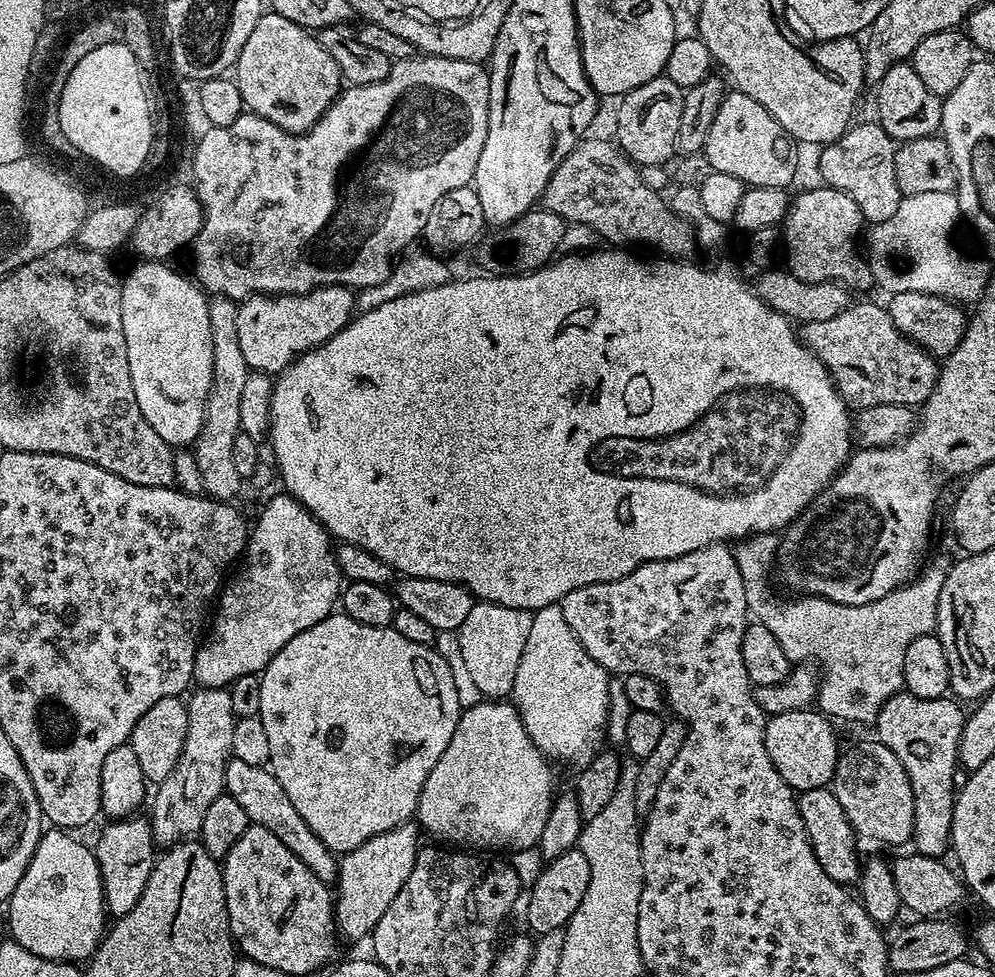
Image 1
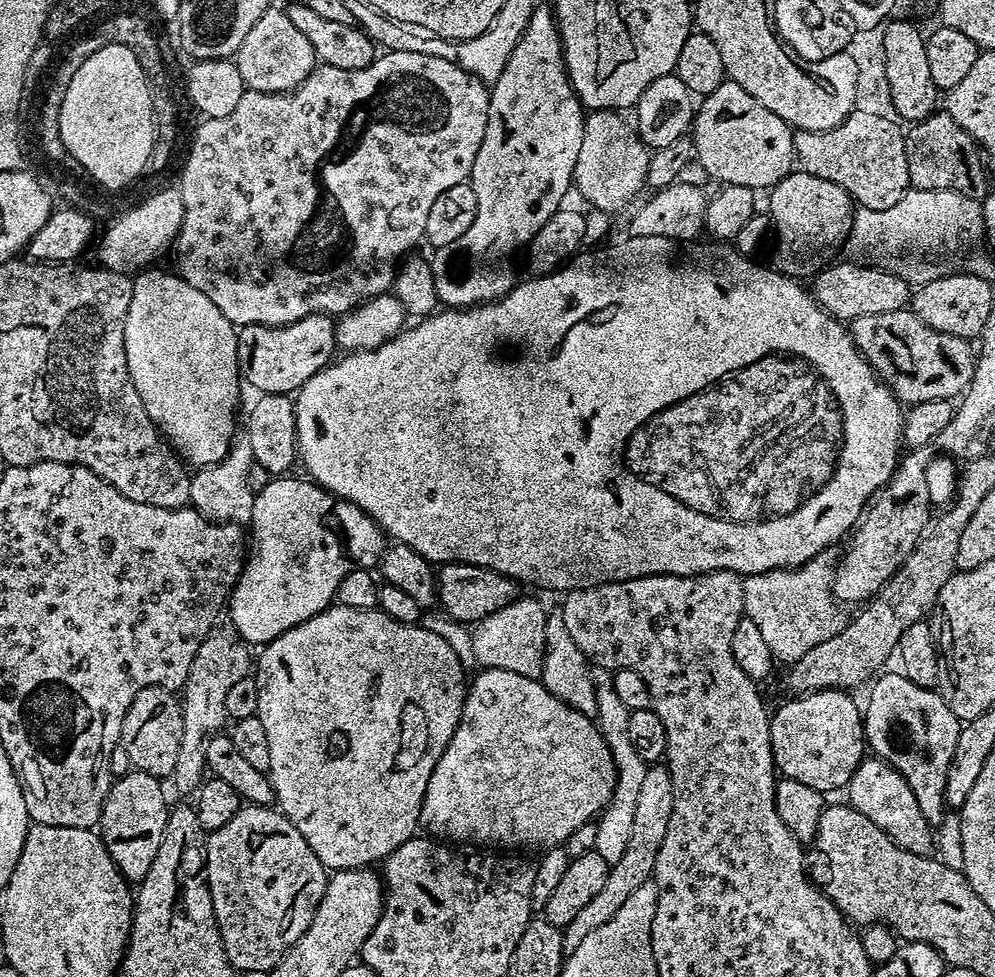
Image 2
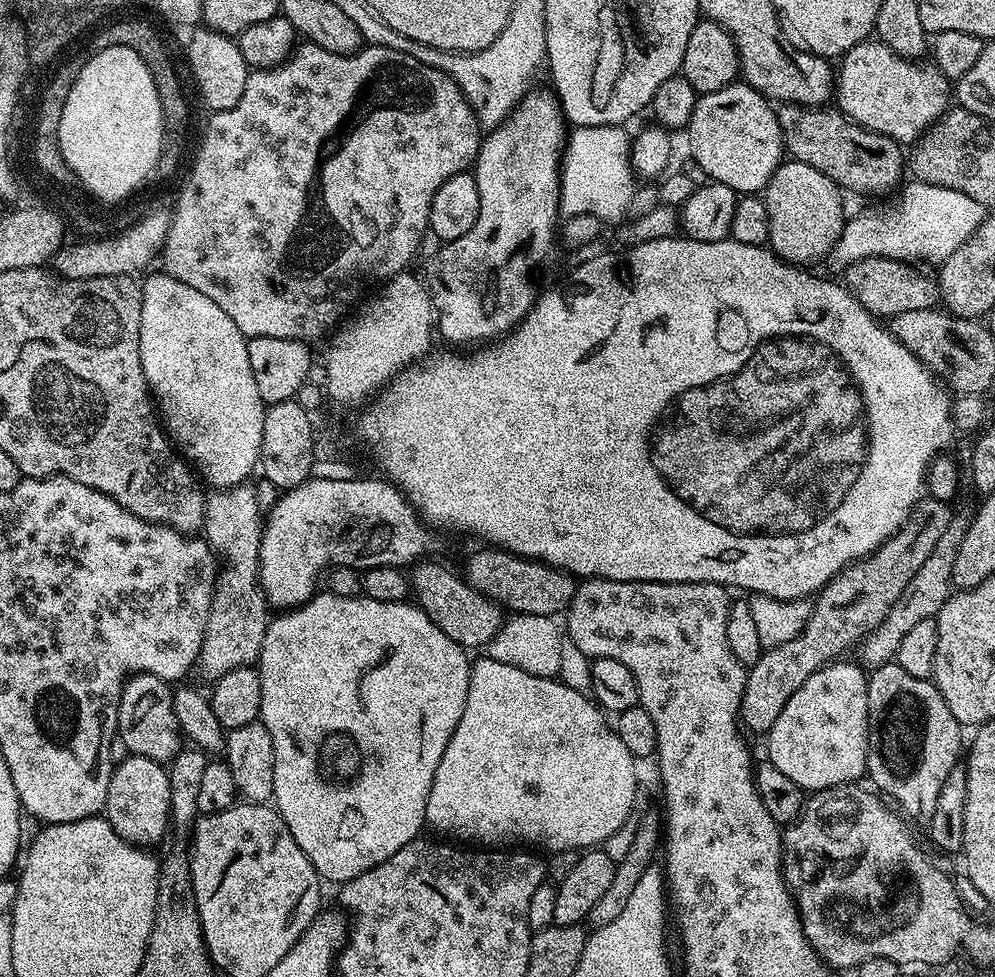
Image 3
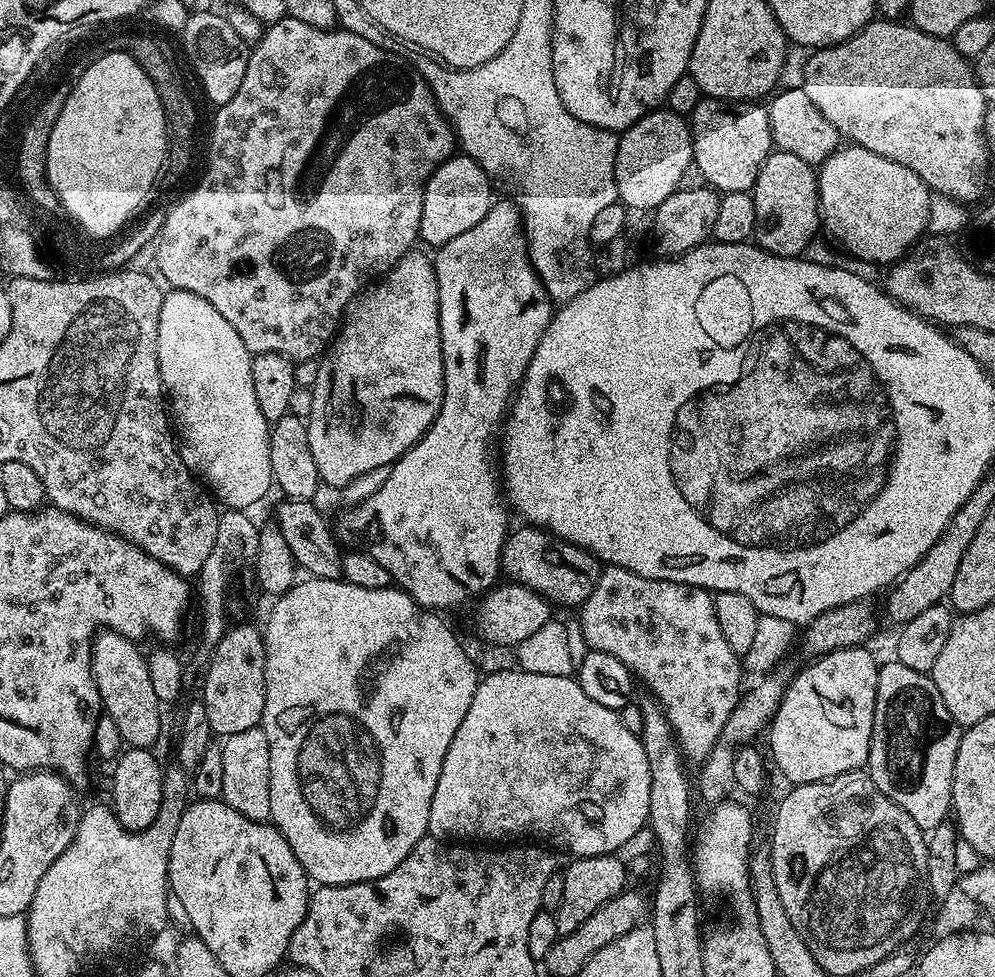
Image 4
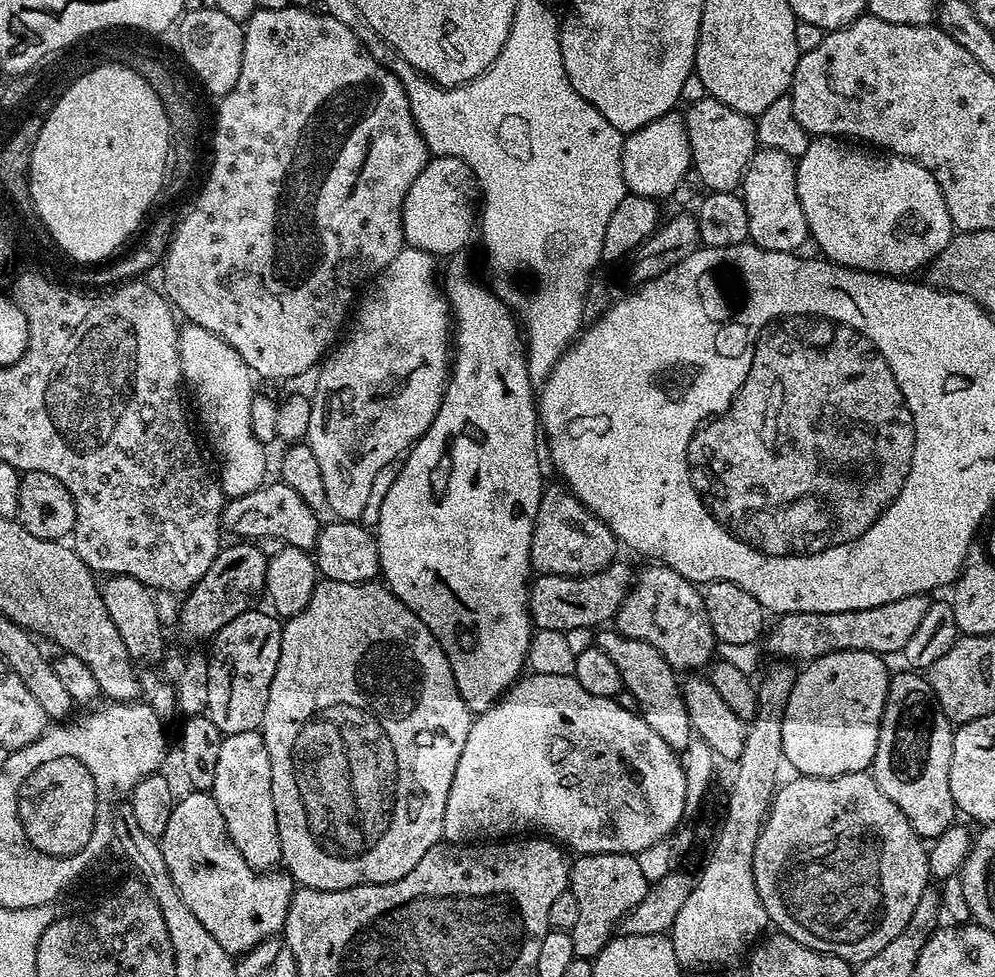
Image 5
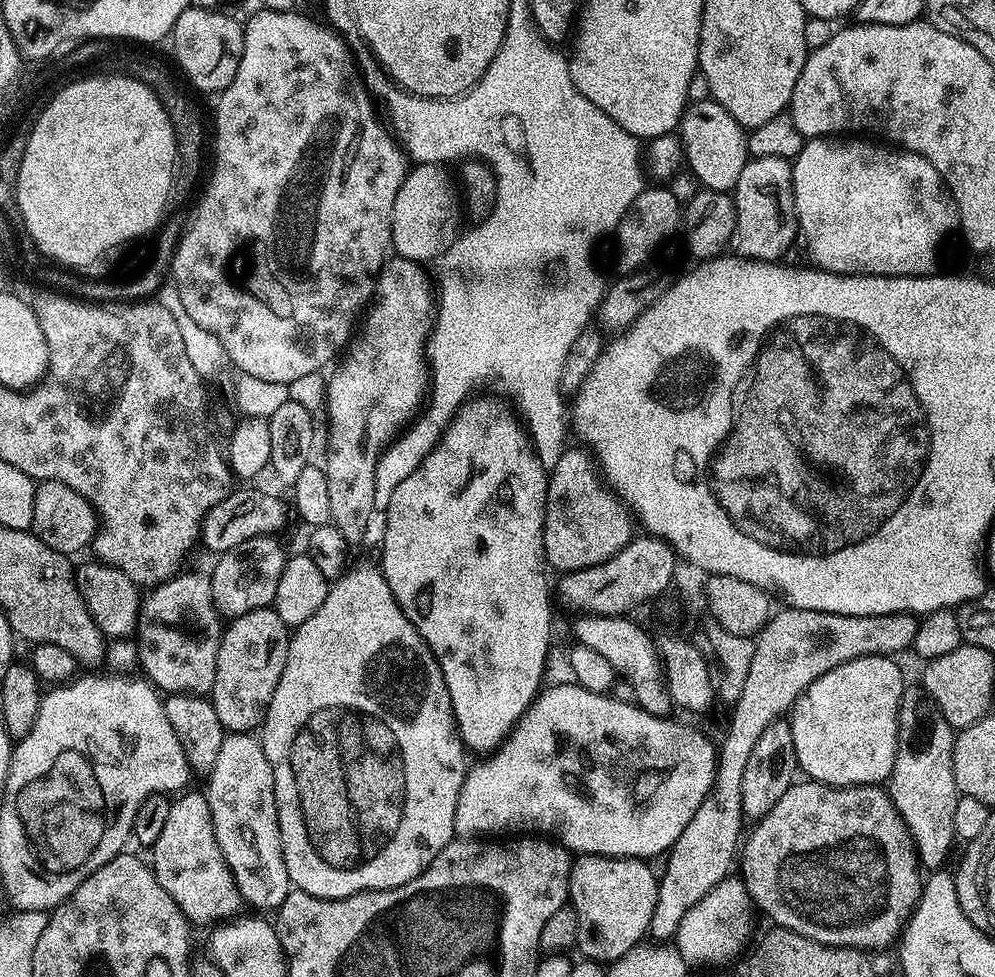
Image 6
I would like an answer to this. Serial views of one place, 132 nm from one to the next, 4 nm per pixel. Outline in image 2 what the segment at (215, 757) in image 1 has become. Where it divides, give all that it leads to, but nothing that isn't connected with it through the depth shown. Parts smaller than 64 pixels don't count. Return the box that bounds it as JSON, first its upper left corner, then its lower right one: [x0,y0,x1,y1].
[170,627,254,798]

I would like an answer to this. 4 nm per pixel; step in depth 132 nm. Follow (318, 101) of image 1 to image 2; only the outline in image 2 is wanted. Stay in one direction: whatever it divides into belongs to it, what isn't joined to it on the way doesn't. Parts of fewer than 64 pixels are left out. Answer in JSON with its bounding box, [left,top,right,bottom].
[234,6,317,92]

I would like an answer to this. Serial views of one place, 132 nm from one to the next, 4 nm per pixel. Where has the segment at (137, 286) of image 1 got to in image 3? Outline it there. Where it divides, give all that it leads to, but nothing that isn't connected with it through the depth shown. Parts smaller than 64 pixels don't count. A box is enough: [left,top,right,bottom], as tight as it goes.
[140,270,266,489]

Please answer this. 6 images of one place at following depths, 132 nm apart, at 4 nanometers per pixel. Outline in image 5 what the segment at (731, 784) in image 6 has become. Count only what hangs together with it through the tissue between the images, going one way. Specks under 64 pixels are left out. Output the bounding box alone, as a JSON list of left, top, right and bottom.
[767,594,930,662]

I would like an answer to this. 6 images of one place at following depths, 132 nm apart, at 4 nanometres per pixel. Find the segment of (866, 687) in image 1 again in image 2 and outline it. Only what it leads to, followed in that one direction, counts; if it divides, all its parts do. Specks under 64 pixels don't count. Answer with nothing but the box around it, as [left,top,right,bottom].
[743,566,850,665]

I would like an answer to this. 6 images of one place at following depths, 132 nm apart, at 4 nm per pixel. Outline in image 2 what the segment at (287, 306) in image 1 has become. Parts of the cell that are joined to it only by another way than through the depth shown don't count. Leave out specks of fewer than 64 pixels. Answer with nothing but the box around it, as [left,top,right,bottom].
[236,314,338,396]

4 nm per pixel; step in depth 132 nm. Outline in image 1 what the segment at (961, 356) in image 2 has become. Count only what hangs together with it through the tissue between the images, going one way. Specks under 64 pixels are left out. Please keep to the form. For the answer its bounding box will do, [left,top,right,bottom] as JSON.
[798,303,940,409]

